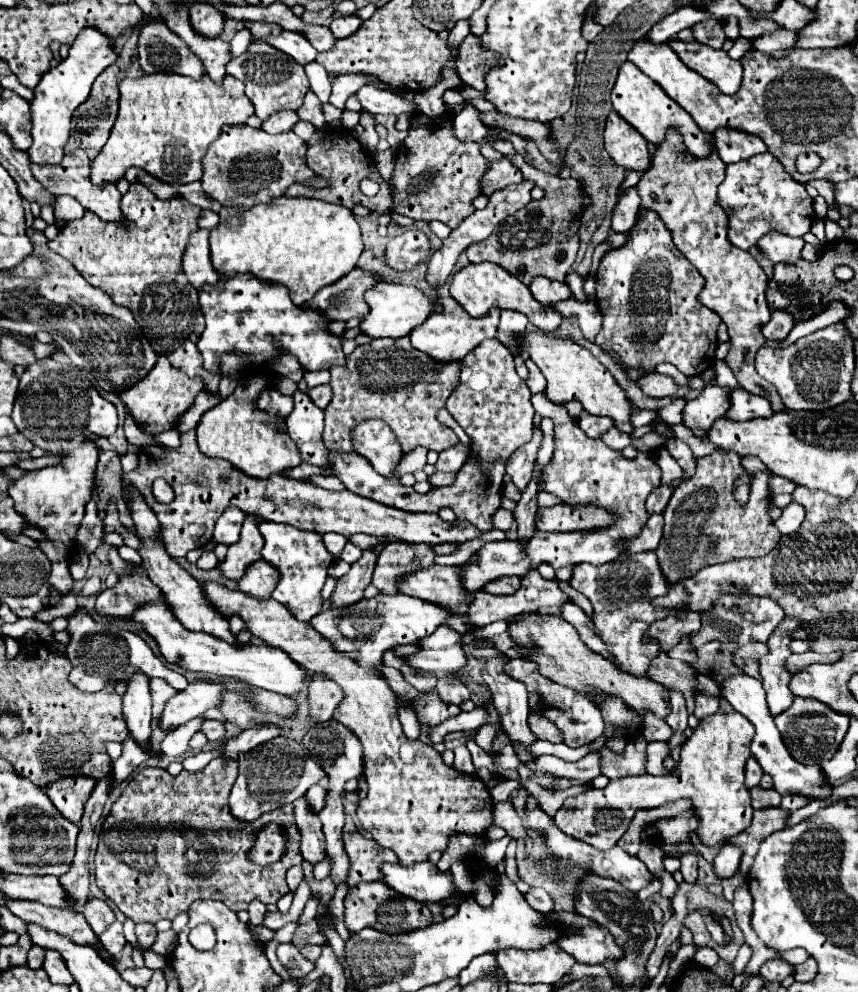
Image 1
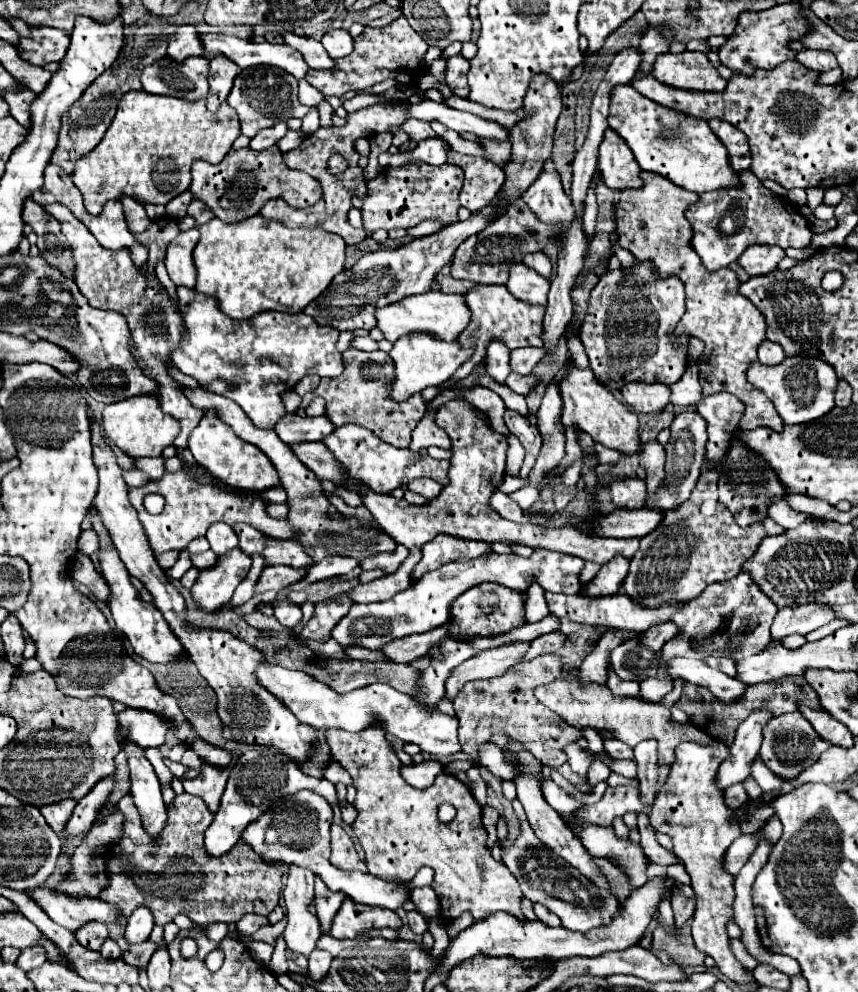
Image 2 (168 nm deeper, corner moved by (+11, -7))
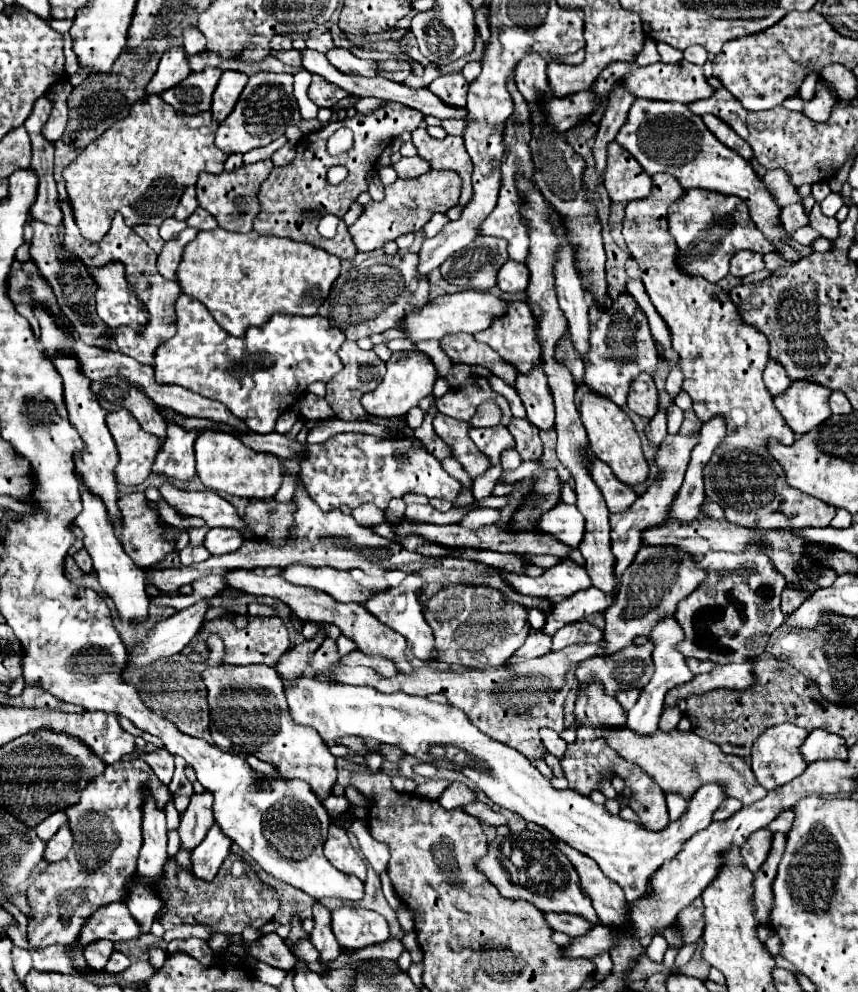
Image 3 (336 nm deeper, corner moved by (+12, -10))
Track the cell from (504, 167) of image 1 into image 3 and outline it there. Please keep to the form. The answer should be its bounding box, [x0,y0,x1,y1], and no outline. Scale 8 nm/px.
[411,127,473,221]

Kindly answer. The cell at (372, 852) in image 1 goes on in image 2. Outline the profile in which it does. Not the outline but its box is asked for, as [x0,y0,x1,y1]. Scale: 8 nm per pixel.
[330,826,366,870]

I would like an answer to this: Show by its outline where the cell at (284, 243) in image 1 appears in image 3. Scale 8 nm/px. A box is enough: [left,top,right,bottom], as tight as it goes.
[179,229,341,337]

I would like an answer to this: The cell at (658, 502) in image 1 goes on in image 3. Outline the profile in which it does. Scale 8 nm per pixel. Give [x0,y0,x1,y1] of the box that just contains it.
[645,411,667,447]

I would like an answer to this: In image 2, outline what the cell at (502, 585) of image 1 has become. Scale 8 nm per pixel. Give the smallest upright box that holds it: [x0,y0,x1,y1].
[450,584,526,640]

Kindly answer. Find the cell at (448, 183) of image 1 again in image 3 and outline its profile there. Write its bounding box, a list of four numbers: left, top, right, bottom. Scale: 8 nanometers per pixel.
[349,171,461,251]

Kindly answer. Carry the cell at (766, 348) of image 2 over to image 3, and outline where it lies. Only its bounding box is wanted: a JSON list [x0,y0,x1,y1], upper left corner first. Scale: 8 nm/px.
[763,359,791,395]

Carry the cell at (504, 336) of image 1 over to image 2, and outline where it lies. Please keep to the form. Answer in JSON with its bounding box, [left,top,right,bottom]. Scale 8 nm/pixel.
[486,340,510,384]

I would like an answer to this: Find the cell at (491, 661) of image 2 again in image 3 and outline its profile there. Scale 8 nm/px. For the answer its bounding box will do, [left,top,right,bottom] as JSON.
[505,631,551,665]

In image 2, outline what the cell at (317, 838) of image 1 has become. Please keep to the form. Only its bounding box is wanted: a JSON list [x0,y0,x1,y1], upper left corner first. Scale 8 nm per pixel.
[284,866,322,956]

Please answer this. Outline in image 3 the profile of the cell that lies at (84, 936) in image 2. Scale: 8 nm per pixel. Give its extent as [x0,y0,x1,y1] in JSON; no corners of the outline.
[81,939,113,967]

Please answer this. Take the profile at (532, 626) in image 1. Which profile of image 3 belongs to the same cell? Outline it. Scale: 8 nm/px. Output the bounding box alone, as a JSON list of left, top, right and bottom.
[601,727,767,805]

